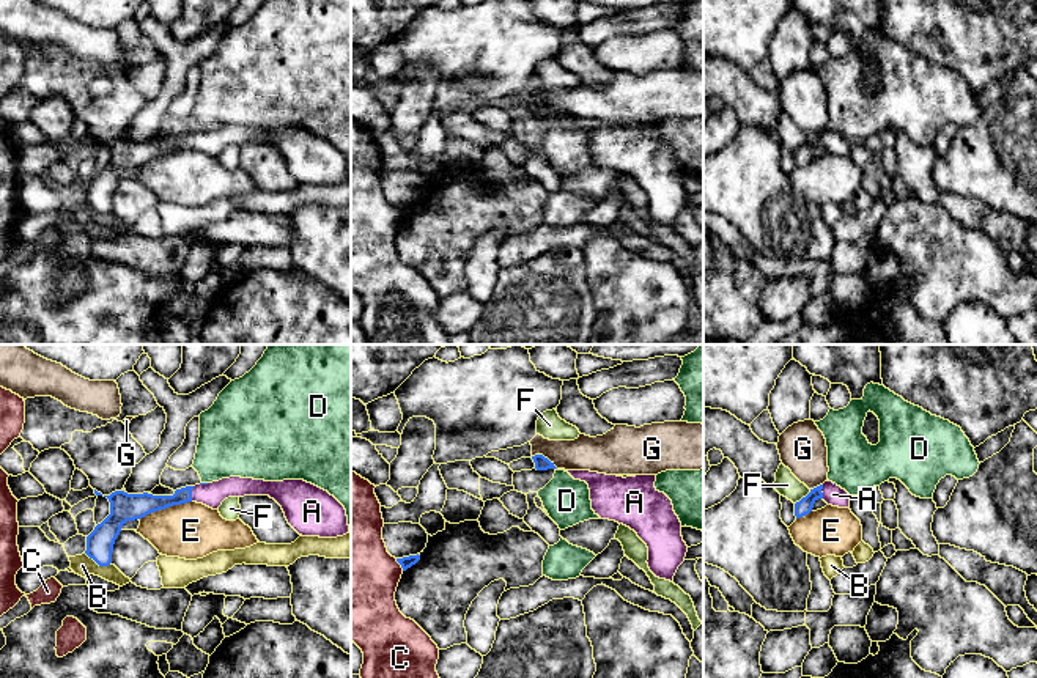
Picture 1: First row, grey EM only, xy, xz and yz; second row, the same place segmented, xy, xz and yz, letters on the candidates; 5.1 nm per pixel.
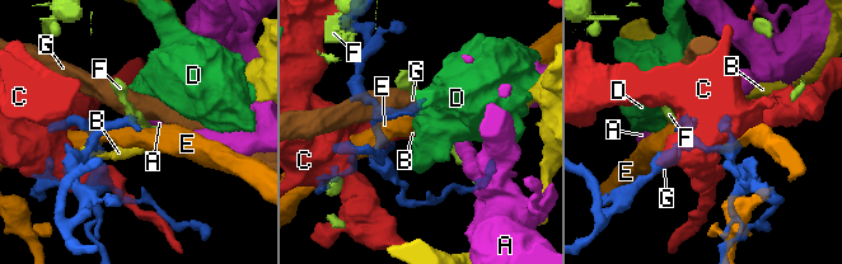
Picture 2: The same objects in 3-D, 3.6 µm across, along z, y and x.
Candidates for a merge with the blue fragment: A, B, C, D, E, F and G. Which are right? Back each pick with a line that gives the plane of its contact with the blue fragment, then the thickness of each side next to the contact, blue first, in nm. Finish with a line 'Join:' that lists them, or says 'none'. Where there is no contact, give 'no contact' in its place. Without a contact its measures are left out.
A: meets blue in xy; 110 nm thick on the blue side, 120 nm on the other
Join: A

